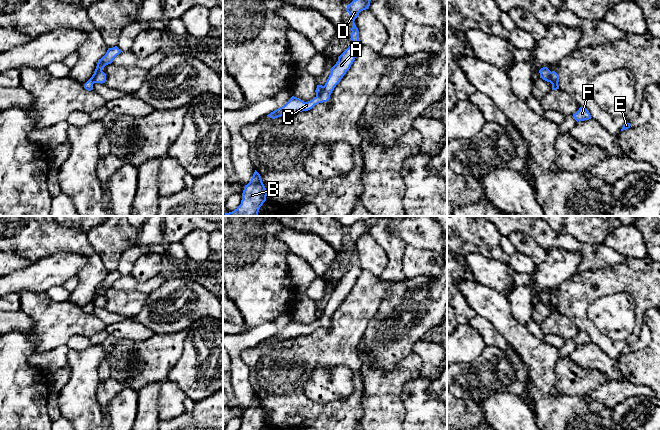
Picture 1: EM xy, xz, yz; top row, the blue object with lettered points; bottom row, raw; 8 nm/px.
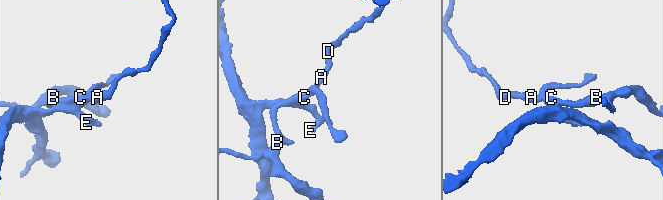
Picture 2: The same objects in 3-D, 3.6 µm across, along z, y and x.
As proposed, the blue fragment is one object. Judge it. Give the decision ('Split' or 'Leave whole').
Split

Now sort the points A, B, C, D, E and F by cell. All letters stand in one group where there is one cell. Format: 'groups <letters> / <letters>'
groups A B C D / E F

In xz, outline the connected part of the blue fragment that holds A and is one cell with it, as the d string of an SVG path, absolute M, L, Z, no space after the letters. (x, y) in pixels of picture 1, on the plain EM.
M359 221L347 229L346 235L353 244L351 252L351 269L338 281L336 288L330 293L330 299L324 309L324 314L316 319L312 324L304 326L303 324L292 320L290 324L282 331L271 336L268 341L275 343L281 340L296 338L302 335L308 335L315 329L327 326L336 309L341 305L346 296L350 293L361 270L359 264L359 255L354 245L359 237L363 234L369 233L371 222Z

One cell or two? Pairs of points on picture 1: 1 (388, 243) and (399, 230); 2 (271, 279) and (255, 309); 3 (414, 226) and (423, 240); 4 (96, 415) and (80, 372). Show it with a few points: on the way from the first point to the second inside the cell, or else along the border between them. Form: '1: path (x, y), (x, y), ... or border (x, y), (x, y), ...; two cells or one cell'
1: border (387, 226), (391, 232), (399, 236), (406, 243); two cells
2: path (271, 286), (271, 289), (259, 302); one cell
3: path (415, 229), (421, 237); one cell
4: path (85, 404), (82, 401), (82, 383); one cell

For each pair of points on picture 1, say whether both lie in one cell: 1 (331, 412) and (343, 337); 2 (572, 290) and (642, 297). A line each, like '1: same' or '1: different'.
1: same
2: same

